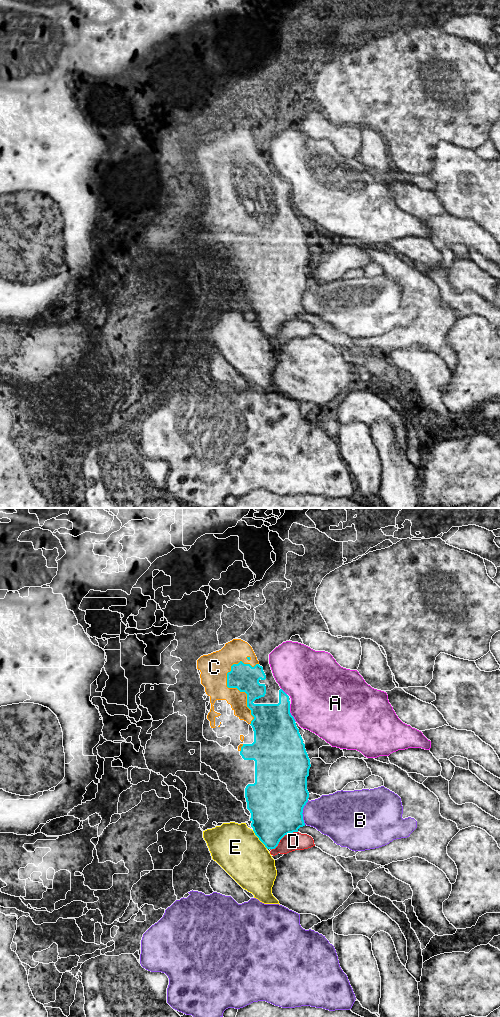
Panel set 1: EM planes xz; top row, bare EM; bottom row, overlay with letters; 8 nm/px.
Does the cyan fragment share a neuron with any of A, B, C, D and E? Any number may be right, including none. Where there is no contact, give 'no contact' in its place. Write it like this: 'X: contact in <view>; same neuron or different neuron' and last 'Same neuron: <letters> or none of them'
A: contact in xz; different neuron
B: contact in xz; different neuron
C: contact in xz; same neuron
D: contact in xz; different neuron
E: contact in xz; different neuron
Same neuron: C

